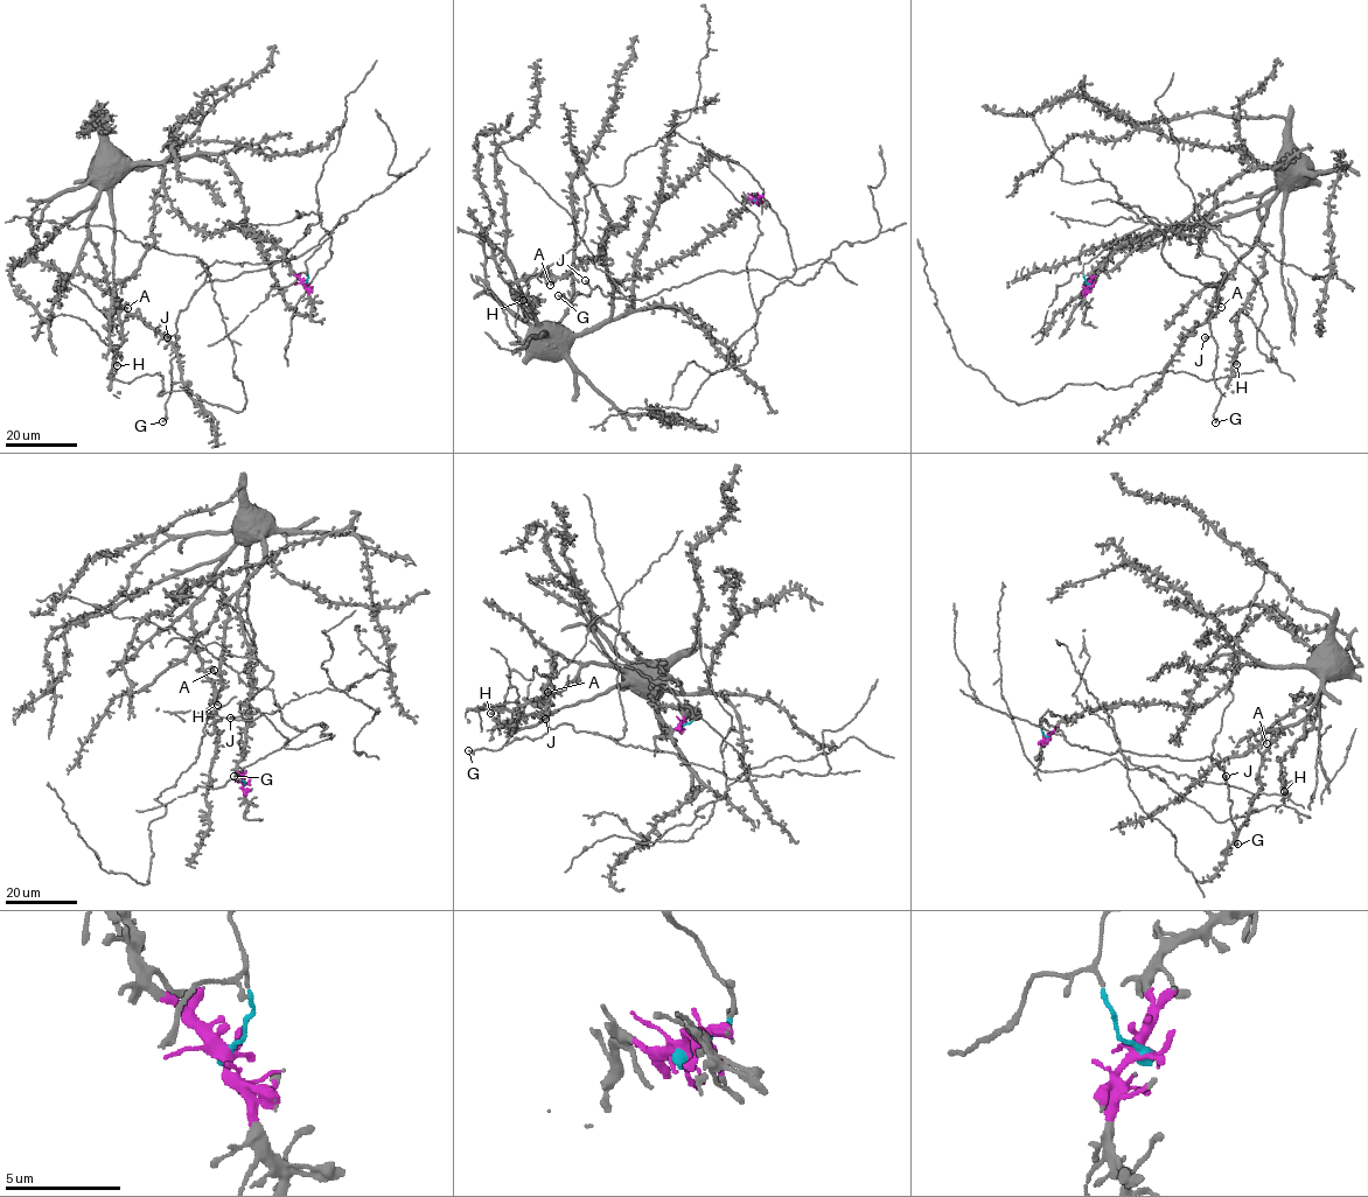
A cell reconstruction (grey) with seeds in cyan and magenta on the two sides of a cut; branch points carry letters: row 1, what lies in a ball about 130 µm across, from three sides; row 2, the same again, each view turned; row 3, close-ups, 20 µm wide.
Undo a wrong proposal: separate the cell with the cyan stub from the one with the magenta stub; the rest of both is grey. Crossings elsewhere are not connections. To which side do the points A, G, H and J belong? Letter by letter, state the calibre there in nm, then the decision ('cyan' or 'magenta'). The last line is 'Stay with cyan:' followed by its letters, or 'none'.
A: 220 nm | magenta
G: 240 nm | cyan
H: 400 nm | magenta
J: 440 nm | cyan
Stay with cyan: G, J

